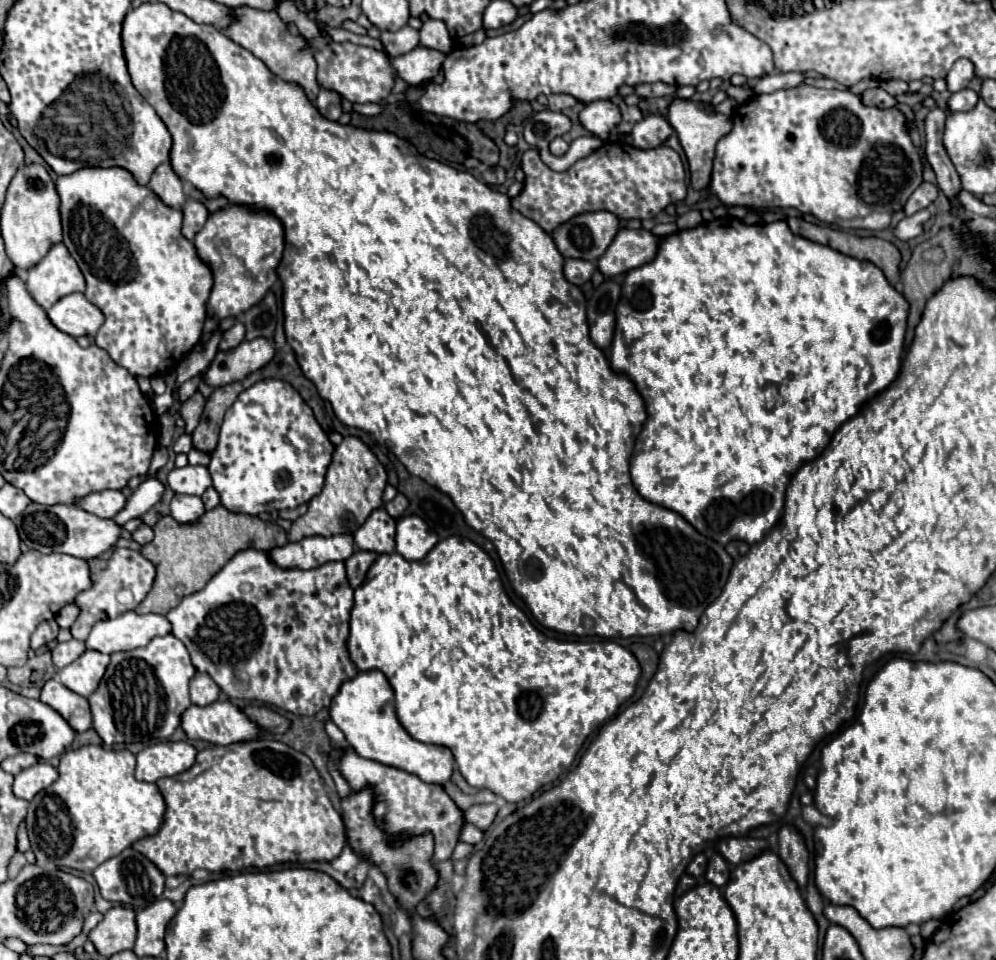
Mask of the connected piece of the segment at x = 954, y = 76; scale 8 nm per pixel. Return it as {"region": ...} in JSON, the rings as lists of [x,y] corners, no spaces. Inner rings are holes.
{"region":[[[957,59],[945,77],[947,91],[957,93],[957,91],[965,89],[971,79],[973,79],[973,63],[969,59]]]}

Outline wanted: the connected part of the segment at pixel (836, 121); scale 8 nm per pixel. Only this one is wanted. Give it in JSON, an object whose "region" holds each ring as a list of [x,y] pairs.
{"region":[[[799,85],[793,89],[779,89],[771,95],[755,95],[751,101],[737,107],[731,133],[717,143],[707,189],[727,207],[793,207],[841,229],[879,231],[889,227],[891,215],[903,207],[911,193],[923,183],[921,155],[905,125],[907,119],[899,109],[865,105],[861,97],[851,91]]]}

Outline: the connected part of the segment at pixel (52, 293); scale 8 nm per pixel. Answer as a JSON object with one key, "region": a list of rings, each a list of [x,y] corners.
{"region":[[[57,243],[37,265],[29,269],[27,289],[43,309],[49,309],[71,293],[83,293],[85,279],[67,247]]]}

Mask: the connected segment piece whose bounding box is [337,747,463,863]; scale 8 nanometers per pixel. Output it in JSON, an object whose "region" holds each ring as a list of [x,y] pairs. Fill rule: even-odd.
{"region":[[[347,747],[341,753],[337,769],[347,779],[349,787],[355,793],[359,793],[365,787],[373,787],[373,797],[375,797],[373,819],[379,825],[379,829],[387,835],[389,847],[401,847],[413,835],[423,835],[431,831],[435,837],[435,851],[431,861],[439,863],[451,857],[459,839],[459,831],[463,827],[463,813],[441,785],[431,785],[403,769],[389,767],[371,759],[363,759],[351,747]]]}

